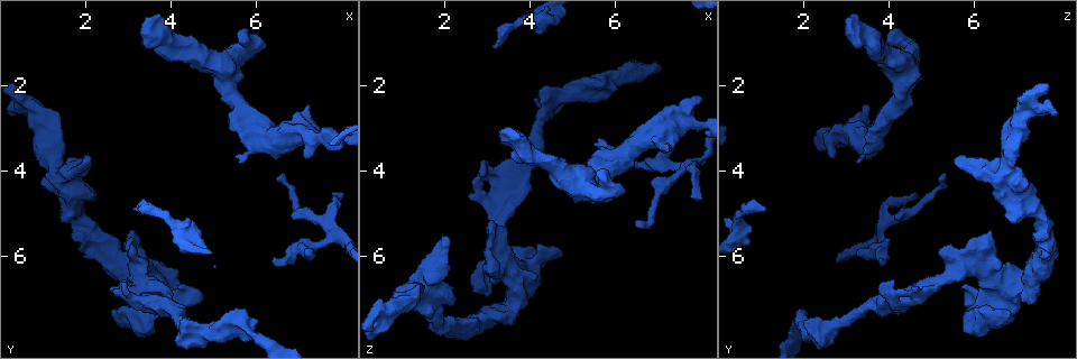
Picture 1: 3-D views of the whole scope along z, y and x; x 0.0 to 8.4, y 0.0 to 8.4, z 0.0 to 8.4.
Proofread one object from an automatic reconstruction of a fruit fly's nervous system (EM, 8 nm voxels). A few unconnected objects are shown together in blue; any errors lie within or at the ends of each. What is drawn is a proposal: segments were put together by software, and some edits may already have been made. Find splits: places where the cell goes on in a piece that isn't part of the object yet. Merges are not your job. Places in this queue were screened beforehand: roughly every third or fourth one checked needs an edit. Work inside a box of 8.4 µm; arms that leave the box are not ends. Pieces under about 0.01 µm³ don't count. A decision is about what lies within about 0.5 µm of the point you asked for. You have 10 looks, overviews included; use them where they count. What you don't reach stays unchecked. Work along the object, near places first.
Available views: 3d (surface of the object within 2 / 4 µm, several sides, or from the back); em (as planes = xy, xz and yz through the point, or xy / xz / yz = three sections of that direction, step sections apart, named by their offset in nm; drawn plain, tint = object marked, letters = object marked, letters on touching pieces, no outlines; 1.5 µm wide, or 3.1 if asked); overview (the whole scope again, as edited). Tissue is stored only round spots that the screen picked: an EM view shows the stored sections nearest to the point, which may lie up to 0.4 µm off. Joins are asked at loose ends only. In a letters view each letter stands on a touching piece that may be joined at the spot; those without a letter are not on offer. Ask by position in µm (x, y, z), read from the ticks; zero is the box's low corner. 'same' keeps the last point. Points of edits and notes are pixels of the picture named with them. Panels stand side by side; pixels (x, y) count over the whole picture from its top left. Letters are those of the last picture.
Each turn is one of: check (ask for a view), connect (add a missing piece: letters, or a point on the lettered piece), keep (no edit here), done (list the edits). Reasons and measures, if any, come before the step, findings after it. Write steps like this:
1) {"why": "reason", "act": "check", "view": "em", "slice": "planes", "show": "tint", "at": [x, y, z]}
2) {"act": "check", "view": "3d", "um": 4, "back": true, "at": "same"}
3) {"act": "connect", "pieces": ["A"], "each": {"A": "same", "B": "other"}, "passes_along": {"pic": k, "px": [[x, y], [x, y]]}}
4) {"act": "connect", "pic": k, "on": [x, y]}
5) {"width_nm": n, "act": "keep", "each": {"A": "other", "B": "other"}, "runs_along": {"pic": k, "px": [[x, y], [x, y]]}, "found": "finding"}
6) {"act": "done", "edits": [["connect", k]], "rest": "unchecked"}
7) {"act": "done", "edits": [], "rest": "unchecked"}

{"why": "free end", "act": "check", "view": "em", "slice": "xy", "step": 4, "show": "letters", "at": [6.55, 4.15, 5.30]}

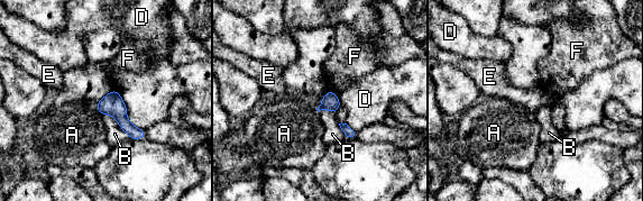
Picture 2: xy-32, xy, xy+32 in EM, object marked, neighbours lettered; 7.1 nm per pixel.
{"why": "another direction", "act": "check", "view": "em", "slice": "planes", "show": "letters", "at": "same"}

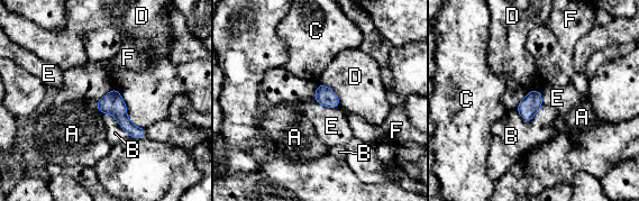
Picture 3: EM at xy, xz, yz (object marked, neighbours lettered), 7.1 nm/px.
{"width_nm": 140, "act": "keep", "each": {"A": "other", "B": "other", "C": "other", "D": "other", "E": "other", "F": "other"}, "found": "no lettered piece goes on from it"}

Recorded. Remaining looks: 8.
{"why": "free end", "act": "check", "view": "em", "slice": "planes", "show": "letters", "at": [2.05, 3.70, 5.50]}

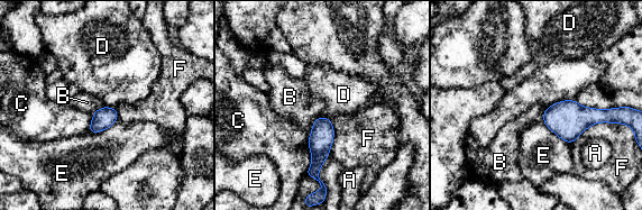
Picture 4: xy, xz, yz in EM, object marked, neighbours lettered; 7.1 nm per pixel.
{"longest_contact_nm": ["F", 360], "act": "keep", "each": {"A": "other", "B": "other", "C": "other", "D": "other", "E": "other", "F": "other"}, "found": "none of them fits"}

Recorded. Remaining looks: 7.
{"act": "check", "view": "3d", "um": 4, "at": [7.25, 2.50, 3.55]}

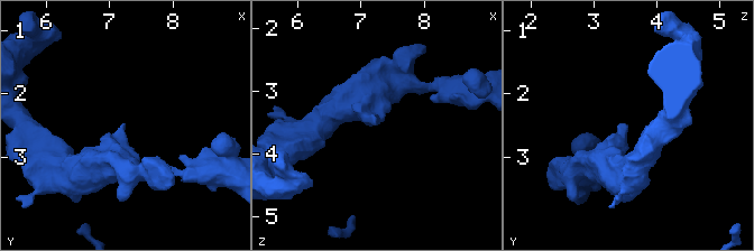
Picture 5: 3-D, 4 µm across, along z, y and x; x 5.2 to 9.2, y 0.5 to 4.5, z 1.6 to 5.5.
{"why": "need the tissue", "act": "check", "view": "em", "slice": "planes", "show": "letters", "at": [7.20, 2.45, 3.55]}

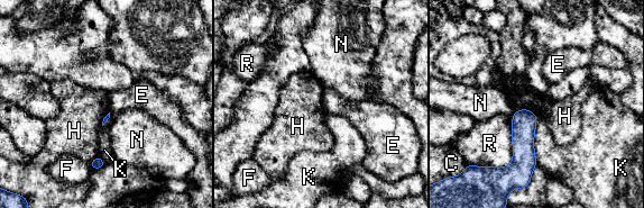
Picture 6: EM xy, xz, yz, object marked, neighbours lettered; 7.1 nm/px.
{"act": "keep", "each": {"C": "other", "E": "other", "F": "other", "H": "other", "K": "other", "N": "other", "R": "other"}, "border": {"pic": 6, "px": [[516, 109], [530, 109], [537, 116]]}, "found": "none of them fits"}

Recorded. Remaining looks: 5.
{"why": "branch stops here", "act": "check", "view": "3d", "um": 4, "at": [3.20, 4.90, 1.10]}

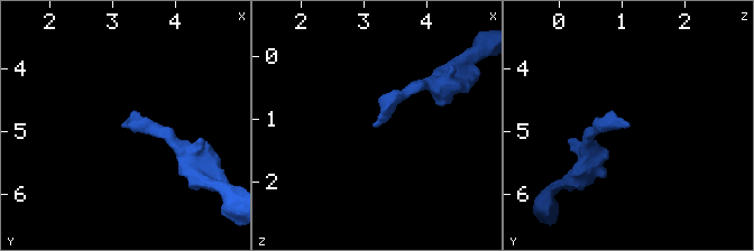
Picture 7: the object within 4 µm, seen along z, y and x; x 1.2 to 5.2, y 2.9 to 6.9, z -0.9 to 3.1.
{"act": "check", "view": "em", "slice": "yz", "step": 8, "show": "plain", "at": [3.20, 4.95, 1.10]}

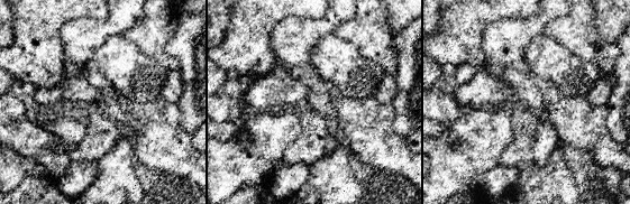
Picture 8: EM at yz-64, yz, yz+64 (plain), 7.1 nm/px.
{"act": "check", "view": "em", "slice": "yz", "step": 8, "show": "letters", "at": "same"}

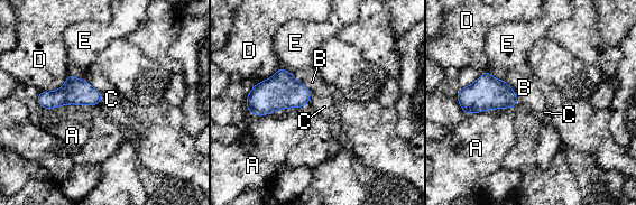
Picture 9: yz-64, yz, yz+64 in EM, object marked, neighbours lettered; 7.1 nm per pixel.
{"act": "keep", "each": {"A": "other", "B": "other", "C": "other", "D": "other", "E": "other"}, "found": "none of them fits"}

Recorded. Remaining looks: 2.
{"act": "done", "edits": [], "rest": "unchecked"}

